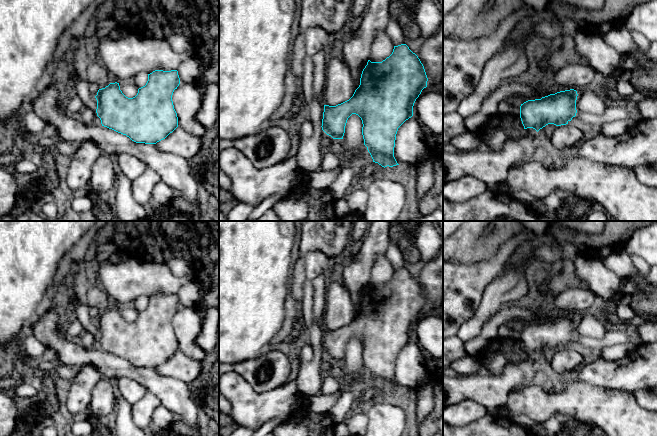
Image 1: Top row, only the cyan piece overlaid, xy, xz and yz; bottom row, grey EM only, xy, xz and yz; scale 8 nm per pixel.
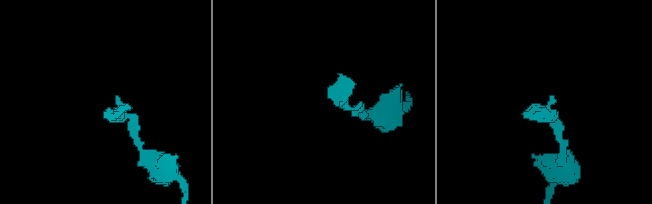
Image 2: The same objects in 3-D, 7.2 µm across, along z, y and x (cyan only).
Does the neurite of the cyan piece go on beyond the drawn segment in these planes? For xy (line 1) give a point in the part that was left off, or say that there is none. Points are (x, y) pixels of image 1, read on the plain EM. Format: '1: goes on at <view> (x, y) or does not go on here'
1: does not go on here

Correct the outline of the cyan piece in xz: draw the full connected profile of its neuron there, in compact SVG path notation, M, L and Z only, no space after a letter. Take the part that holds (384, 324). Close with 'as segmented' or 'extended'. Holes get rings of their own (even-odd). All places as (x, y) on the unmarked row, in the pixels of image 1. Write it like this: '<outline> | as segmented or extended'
M406 268L394 270L392 278L382 286L371 286L362 295L360 309L353 320L336 330L324 329L322 354L333 363L343 363L345 350L352 338L362 344L362 359L373 386L382 391L399 389L394 381L398 352L413 340L413 330L427 311L427 299L418 280Z | as segmented

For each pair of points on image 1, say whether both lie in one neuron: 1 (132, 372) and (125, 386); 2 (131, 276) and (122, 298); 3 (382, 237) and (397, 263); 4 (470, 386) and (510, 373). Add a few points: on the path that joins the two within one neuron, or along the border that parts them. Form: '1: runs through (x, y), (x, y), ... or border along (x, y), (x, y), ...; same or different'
1: border along (118, 379), (123, 377), (132, 378), (148, 391); different
2: runs through (126, 281), (122, 285), (122, 293); same
3: border along (392, 235), (385, 254); different
4: runs through (480, 386), (498, 385), (500, 383); same

